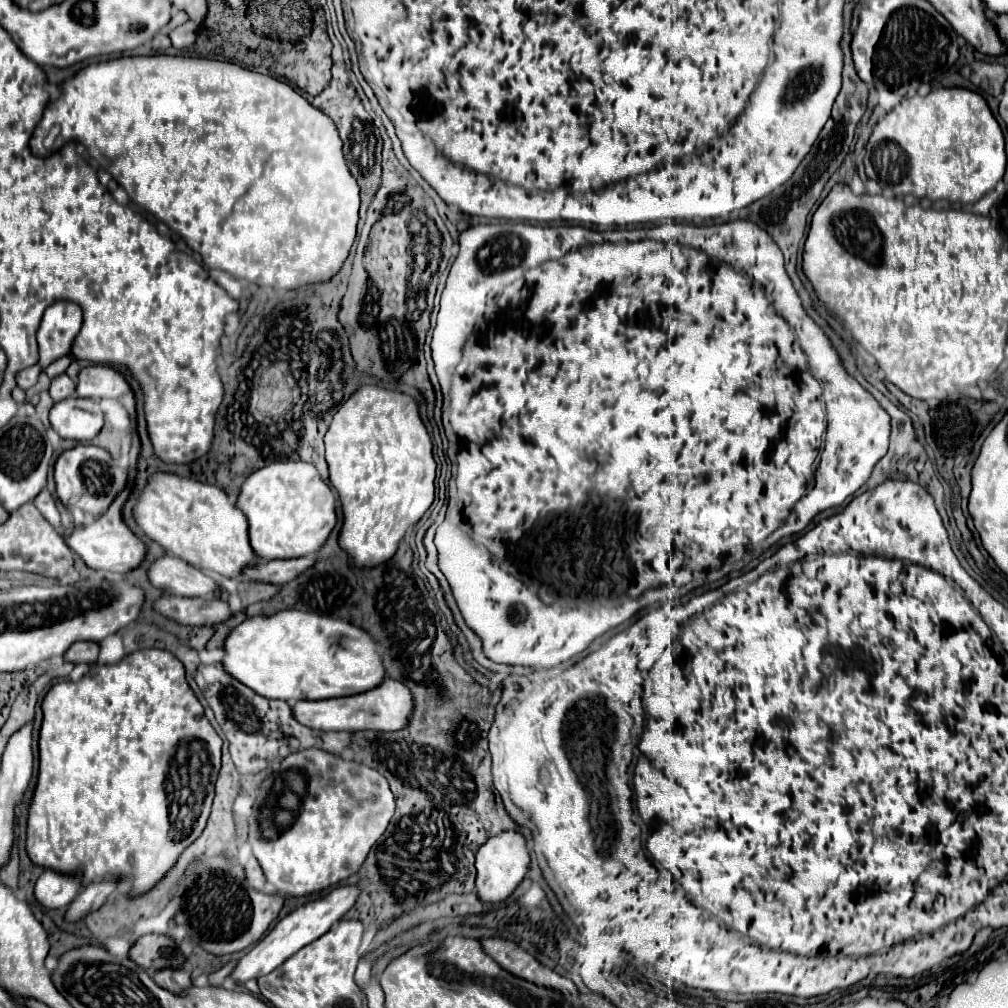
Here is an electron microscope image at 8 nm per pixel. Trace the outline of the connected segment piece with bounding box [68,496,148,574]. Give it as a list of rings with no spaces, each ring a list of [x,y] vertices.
[[[118,496],[116,502],[98,518],[94,520],[94,524],[84,526],[84,528],[76,528],[70,536],[68,536],[68,546],[94,570],[108,570],[108,572],[116,572],[116,574],[126,574],[134,568],[138,568],[142,564],[142,560],[146,558],[146,544],[124,524],[122,520],[122,506],[128,498]]]

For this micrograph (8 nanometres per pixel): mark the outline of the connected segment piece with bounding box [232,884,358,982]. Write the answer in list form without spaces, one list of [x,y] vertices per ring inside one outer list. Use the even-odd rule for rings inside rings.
[[[350,884],[350,886],[338,886],[334,890],[330,890],[326,896],[306,902],[304,906],[296,908],[294,912],[290,912],[288,916],[284,916],[260,942],[256,942],[252,946],[252,950],[240,958],[236,970],[232,972],[234,982],[238,980],[250,980],[250,978],[260,978],[264,974],[270,974],[272,970],[276,970],[280,964],[284,964],[290,956],[294,956],[300,948],[304,948],[306,944],[318,940],[330,926],[334,926],[358,900],[358,884]]]

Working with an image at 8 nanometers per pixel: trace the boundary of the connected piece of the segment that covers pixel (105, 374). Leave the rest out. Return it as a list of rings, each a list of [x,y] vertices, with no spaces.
[[[86,366],[80,372],[80,380],[76,386],[76,396],[80,398],[116,398],[130,412],[132,420],[136,420],[136,396],[126,382],[126,378],[110,368],[110,366]]]

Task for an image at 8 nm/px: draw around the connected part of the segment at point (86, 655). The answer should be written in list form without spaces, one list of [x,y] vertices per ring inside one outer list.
[[[76,642],[66,650],[64,660],[72,664],[94,664],[98,658],[98,648],[100,646],[96,642]]]

